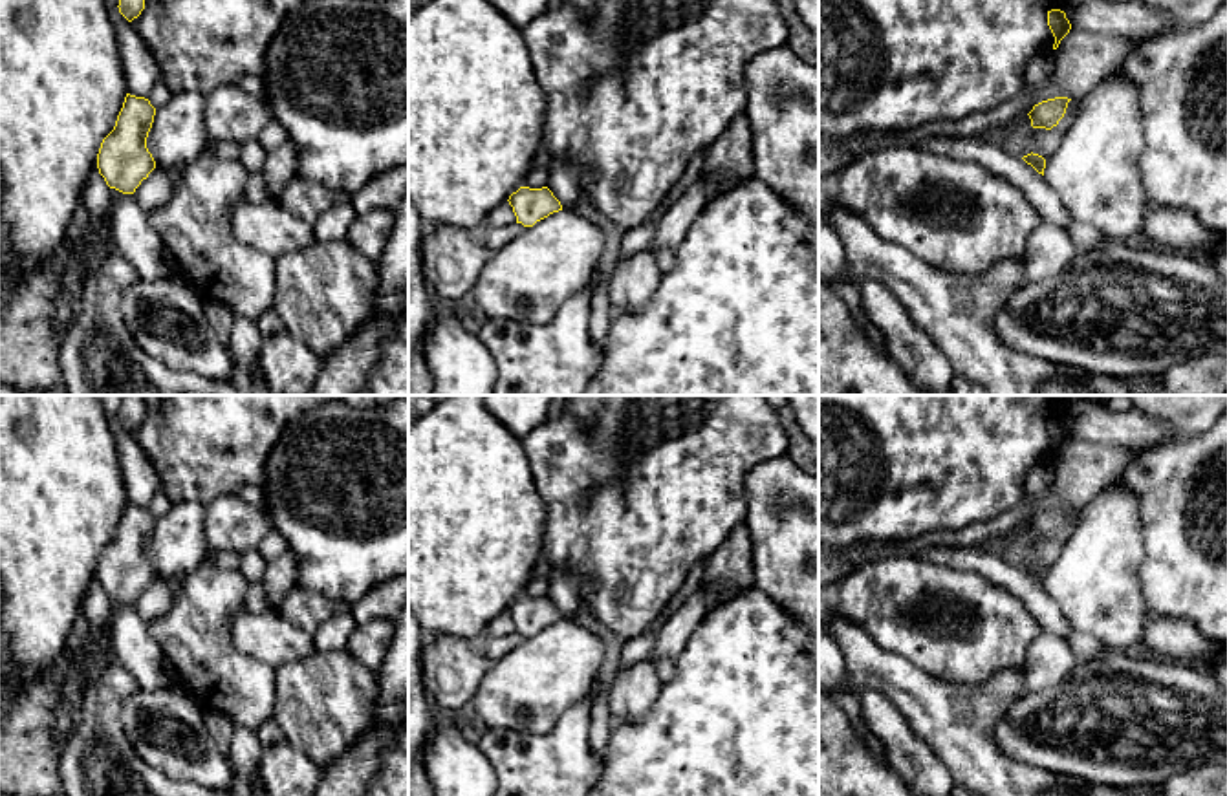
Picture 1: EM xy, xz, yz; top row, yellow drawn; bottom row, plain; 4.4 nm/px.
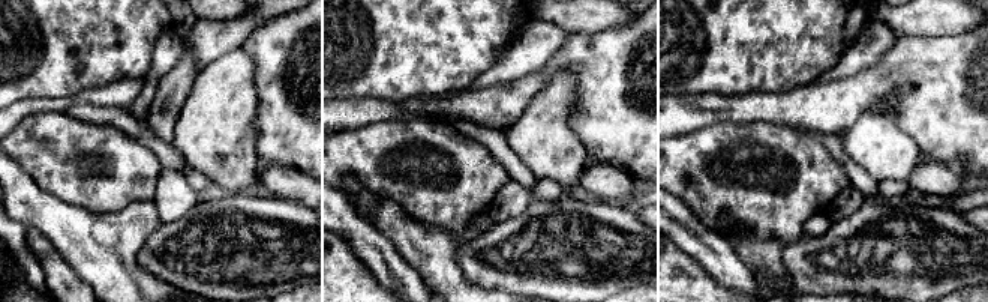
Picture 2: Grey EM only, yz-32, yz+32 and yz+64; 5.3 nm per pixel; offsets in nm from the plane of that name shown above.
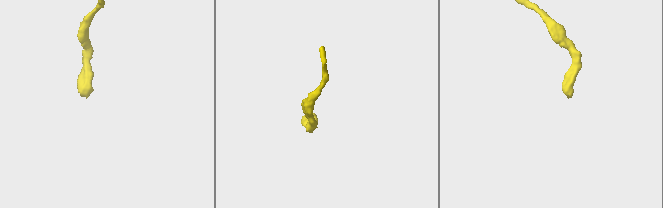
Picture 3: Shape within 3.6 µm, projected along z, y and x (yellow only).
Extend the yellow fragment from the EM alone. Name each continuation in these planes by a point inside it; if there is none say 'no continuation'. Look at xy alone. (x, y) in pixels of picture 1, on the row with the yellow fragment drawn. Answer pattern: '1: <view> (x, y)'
1: xy (103, 238)

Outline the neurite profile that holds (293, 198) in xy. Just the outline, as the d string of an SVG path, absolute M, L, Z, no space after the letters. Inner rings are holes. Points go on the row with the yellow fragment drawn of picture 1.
M293 177L280 196L280 205L291 214L315 223L320 212L333 205L350 201L350 196L339 190L331 190L315 181L304 181L302 177Z

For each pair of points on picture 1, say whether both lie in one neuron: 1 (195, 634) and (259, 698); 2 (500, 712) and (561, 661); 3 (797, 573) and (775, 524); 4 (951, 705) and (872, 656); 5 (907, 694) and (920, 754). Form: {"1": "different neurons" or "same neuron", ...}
{"1": "same neuron", "2": "same neuron", "3": "same neuron", "4": "same neuron", "5": "different neurons"}

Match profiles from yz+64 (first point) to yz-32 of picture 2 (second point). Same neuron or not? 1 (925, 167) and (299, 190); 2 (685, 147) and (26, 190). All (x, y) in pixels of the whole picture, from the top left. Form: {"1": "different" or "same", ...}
{"1": "same", "2": "different"}

